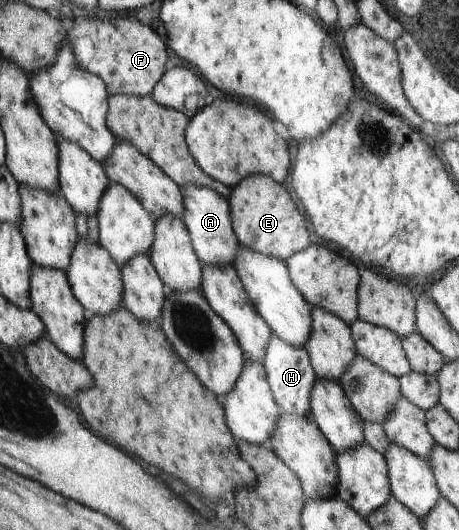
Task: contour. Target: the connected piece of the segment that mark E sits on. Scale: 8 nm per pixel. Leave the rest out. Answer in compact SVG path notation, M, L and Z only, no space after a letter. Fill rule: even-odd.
M250 175L232 189L229 196L232 222L240 245L287 261L309 246L309 229L295 201L285 191L285 185L265 175Z

